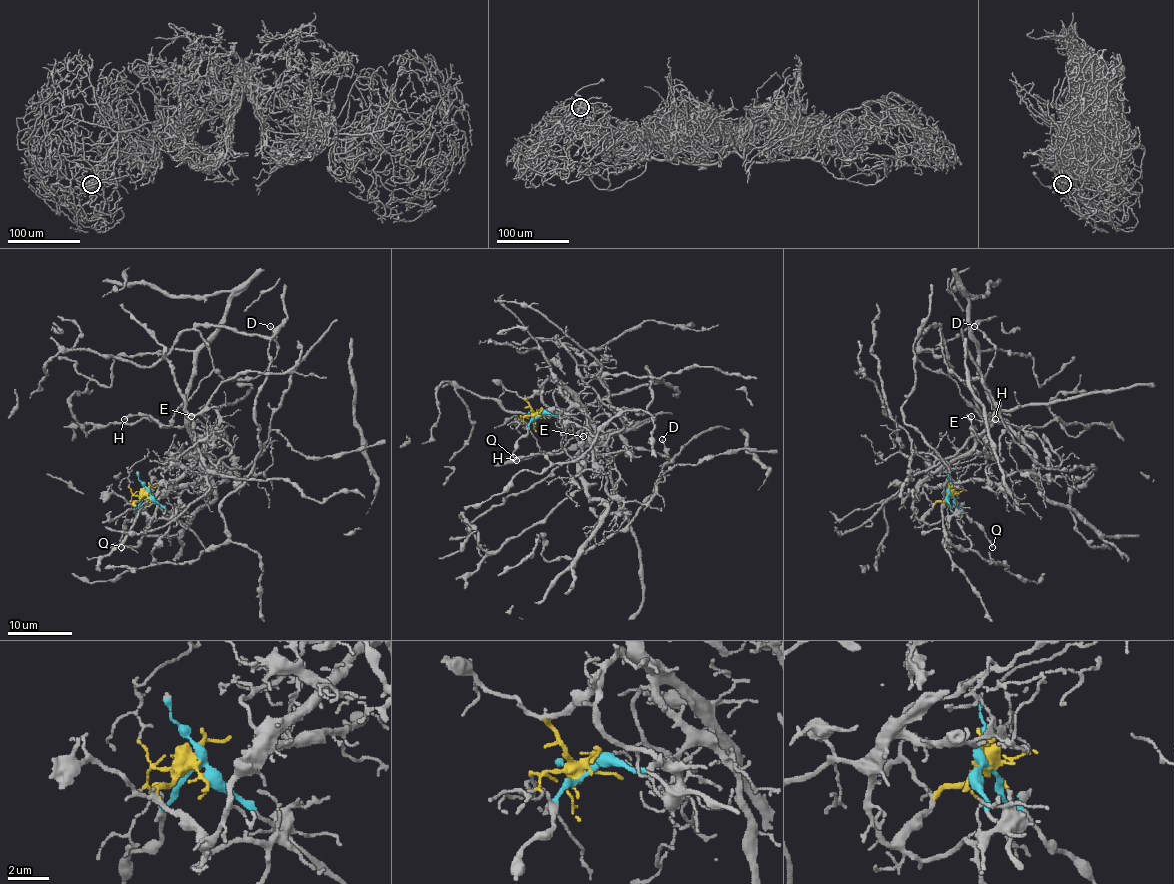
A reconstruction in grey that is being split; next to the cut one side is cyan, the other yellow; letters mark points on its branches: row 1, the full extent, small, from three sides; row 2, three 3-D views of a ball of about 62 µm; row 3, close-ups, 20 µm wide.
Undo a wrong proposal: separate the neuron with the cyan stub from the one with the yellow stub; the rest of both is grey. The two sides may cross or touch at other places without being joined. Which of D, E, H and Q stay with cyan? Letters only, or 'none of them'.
D, H, Q

